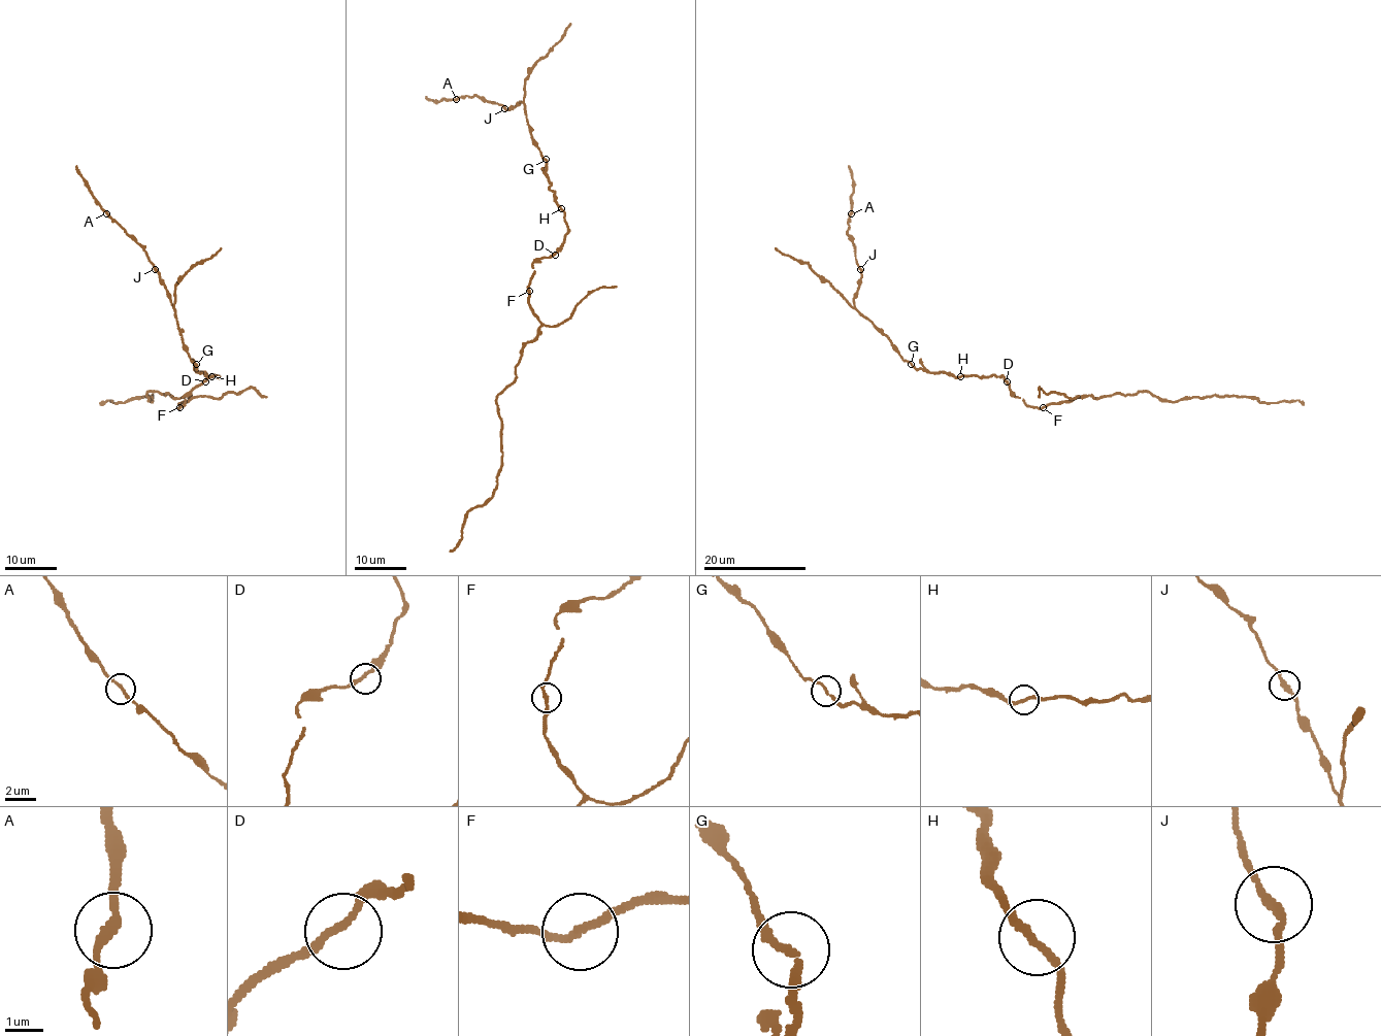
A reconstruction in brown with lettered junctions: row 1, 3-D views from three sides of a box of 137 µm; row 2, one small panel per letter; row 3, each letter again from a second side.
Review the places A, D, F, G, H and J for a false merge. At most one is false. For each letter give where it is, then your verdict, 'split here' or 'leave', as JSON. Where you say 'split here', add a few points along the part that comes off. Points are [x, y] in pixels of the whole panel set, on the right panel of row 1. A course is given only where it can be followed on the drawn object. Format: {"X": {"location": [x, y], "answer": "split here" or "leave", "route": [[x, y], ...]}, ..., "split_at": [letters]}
{"A": {"location": [851, 213], "answer": "leave"}, "D": {"location": [1007, 381], "answer": "leave"}, "F": {"location": [1043, 407], "answer": "leave"}, "G": {"location": [911, 364], "answer": "leave"}, "H": {"location": [960, 376], "answer": "leave"}, "J": {"location": [860, 269], "answer": "leave"}, "split_at": []}

